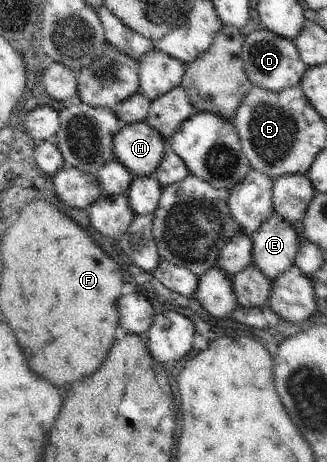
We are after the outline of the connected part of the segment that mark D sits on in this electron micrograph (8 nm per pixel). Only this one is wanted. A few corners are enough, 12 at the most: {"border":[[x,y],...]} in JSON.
{"border":[[265,26],[244,40],[252,85],[280,93],[309,67],[294,41]]}

